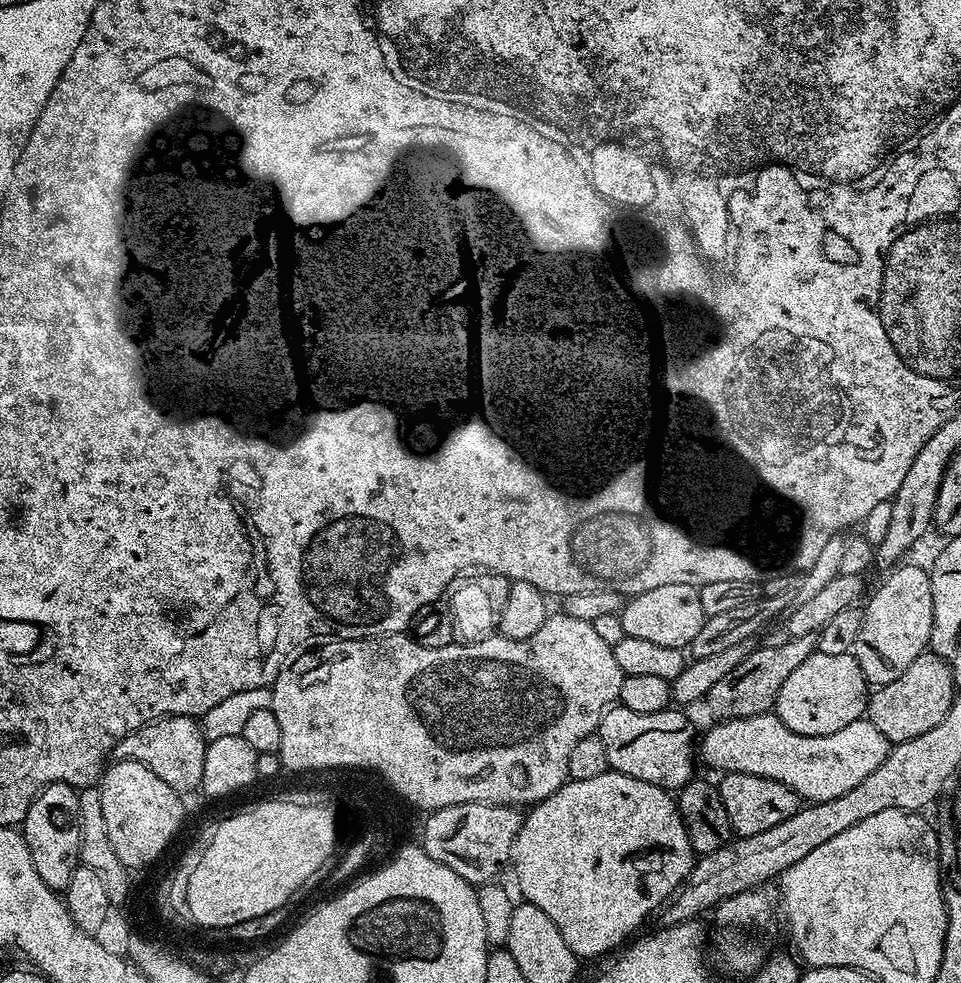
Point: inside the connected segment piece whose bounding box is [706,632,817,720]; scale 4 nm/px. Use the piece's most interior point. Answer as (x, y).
(751, 689)

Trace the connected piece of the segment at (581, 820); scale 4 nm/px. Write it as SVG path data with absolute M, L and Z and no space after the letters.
M609 770L606 774L598 774L598 778L568 780L554 794L531 805L520 823L516 842L512 847L511 863L516 864L516 884L520 887L521 894L524 895L521 897L527 903L538 906L538 910L542 910L542 914L546 914L546 918L550 918L550 922L554 922L554 926L558 926L558 934L562 934L562 938L566 938L566 946L570 946L570 950L577 958L584 958L584 956L604 956L607 952L614 951L616 947L619 949L625 943L623 940L656 907L657 911L675 893L680 883L688 877L694 863L694 853L690 838L686 834L686 826L680 817L677 801L669 789L659 788L650 782L642 782L638 778L630 778L621 772Z

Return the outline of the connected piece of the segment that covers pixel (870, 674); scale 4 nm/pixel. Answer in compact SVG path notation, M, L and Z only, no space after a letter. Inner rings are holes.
M901 563L887 573L888 576L876 588L876 593L863 605L864 617L858 629L854 655L869 685L879 686L894 682L918 654L922 654L932 642L934 626L934 598L932 578L927 567Z

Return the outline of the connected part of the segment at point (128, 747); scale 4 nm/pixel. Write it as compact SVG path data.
M162 716L119 740L114 749L114 756L116 760L142 762L142 766L154 770L154 774L158 774L158 778L162 778L166 786L178 793L187 794L200 788L202 765L206 763L207 749L204 729L193 717Z

